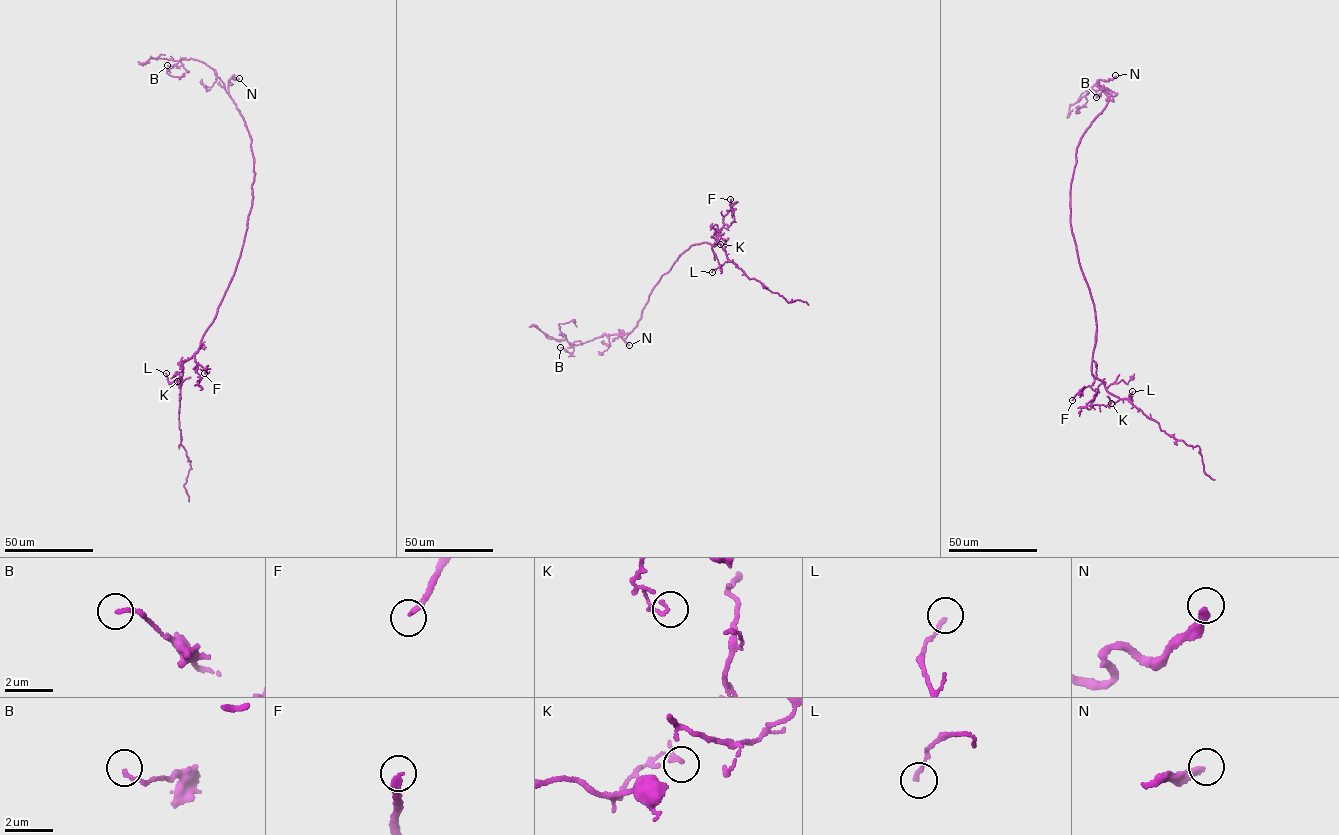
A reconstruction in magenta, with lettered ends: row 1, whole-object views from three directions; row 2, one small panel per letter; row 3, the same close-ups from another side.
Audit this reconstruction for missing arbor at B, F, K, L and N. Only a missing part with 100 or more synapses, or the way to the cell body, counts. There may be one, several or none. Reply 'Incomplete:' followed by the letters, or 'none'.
Incomplete: F, N

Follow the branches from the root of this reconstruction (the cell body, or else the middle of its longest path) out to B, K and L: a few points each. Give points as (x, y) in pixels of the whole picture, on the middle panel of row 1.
B: (702, 243), (679, 255), (660, 277), (629, 332), (607, 334), (576, 345), (568, 341), (572, 353), (560, 347)
K: (702, 243), (718, 242), (719, 230), (717, 238), (711, 236), (715, 224), (720, 244)
L: (702, 243), (718, 242), (719, 230), (715, 243), (720, 244), (728, 261), (712, 272)

